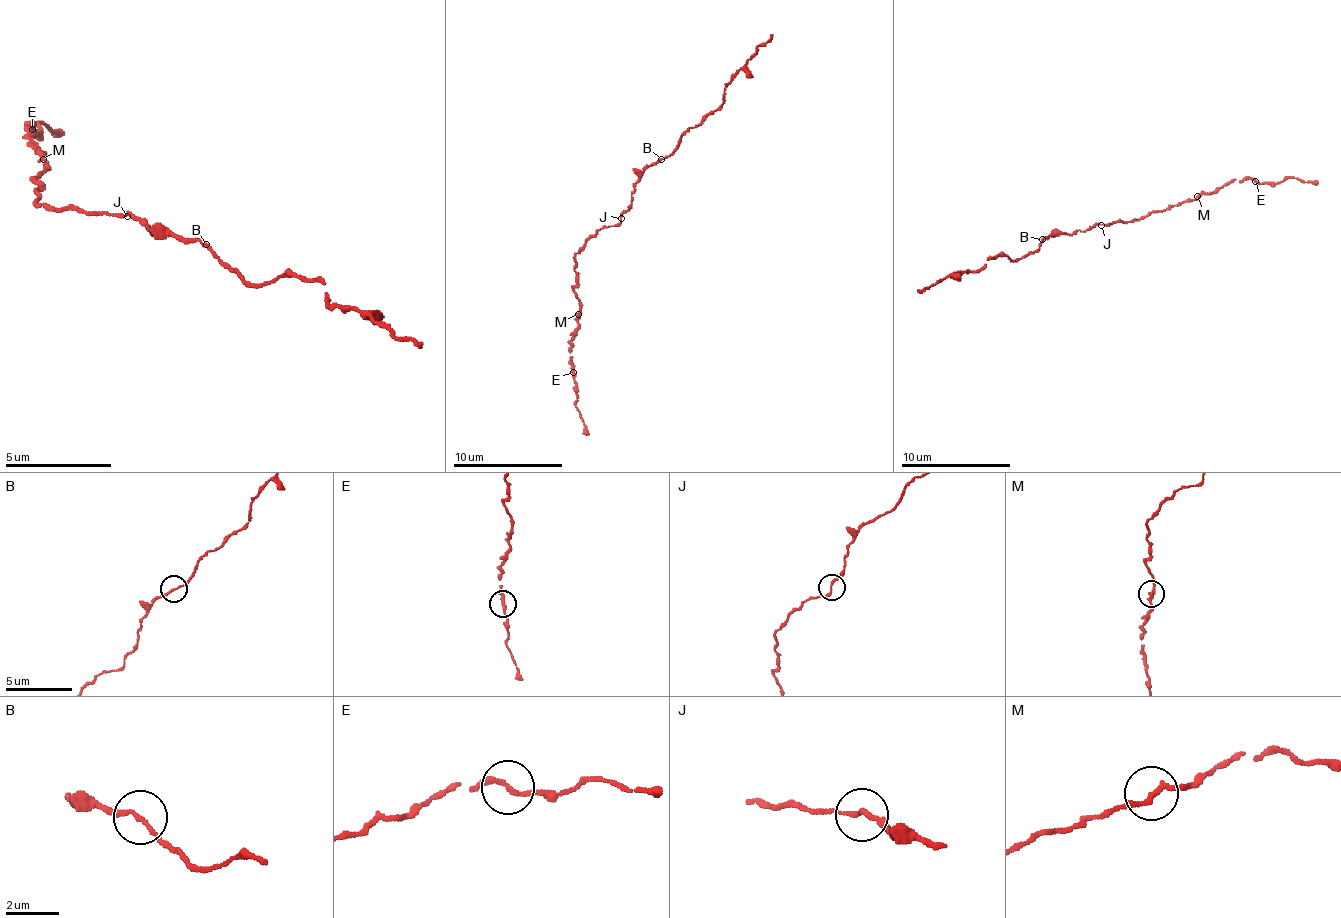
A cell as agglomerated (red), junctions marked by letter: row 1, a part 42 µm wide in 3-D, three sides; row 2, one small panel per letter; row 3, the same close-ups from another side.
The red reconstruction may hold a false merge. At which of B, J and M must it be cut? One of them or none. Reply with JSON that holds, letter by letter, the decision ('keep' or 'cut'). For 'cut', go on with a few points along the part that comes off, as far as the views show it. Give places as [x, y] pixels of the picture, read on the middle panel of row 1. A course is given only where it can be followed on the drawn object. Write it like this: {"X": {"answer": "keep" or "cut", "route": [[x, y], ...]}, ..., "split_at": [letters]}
{"B": {"answer": "keep"}, "J": {"answer": "keep"}, "M": {"answer": "keep"}, "split_at": []}

